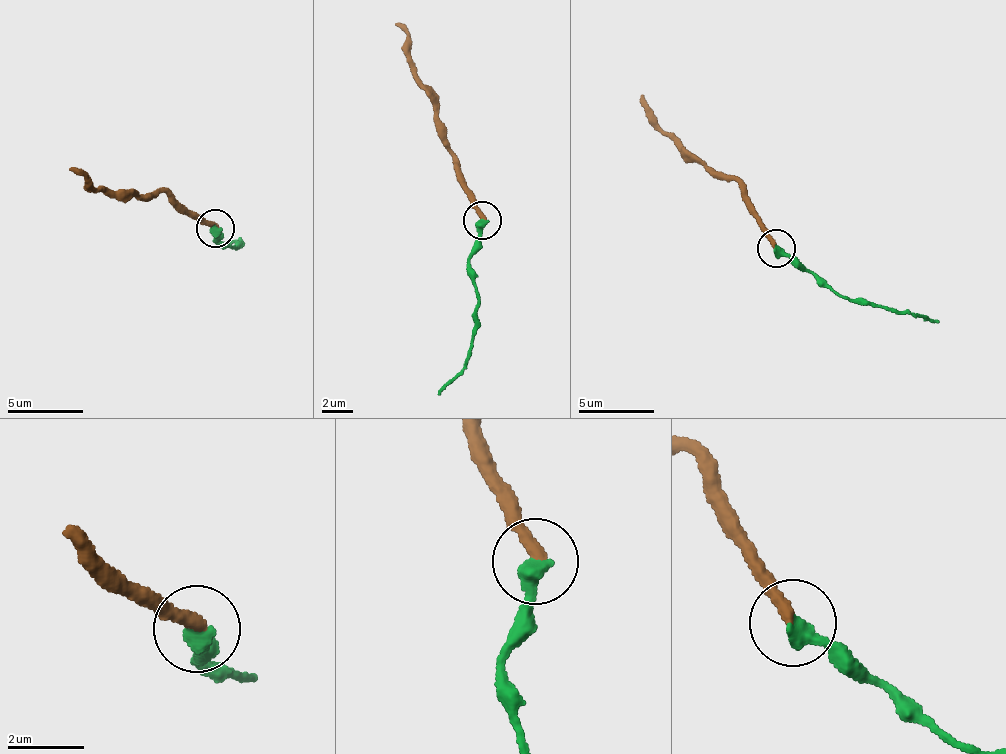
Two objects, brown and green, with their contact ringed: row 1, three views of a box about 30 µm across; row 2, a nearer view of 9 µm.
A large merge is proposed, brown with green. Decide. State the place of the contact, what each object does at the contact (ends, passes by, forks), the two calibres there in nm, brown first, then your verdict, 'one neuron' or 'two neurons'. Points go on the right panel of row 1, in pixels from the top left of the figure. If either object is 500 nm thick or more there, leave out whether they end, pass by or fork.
(776, 248) | brown ends | green ends | 340/480 nm | two neurons

